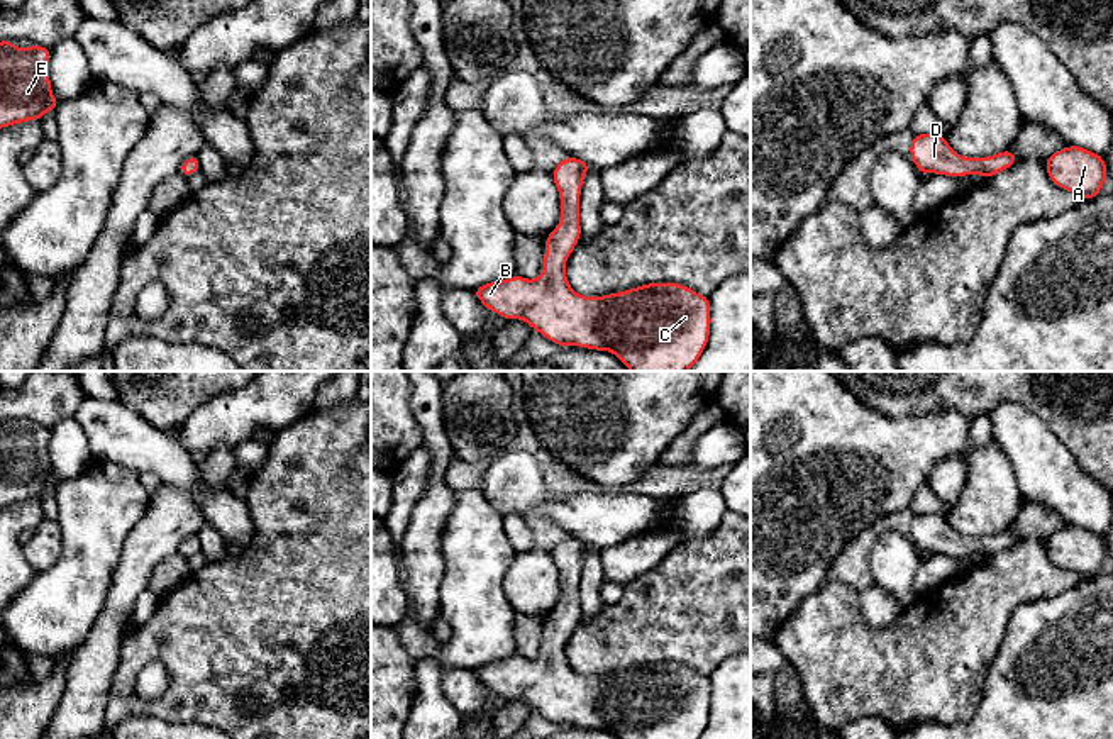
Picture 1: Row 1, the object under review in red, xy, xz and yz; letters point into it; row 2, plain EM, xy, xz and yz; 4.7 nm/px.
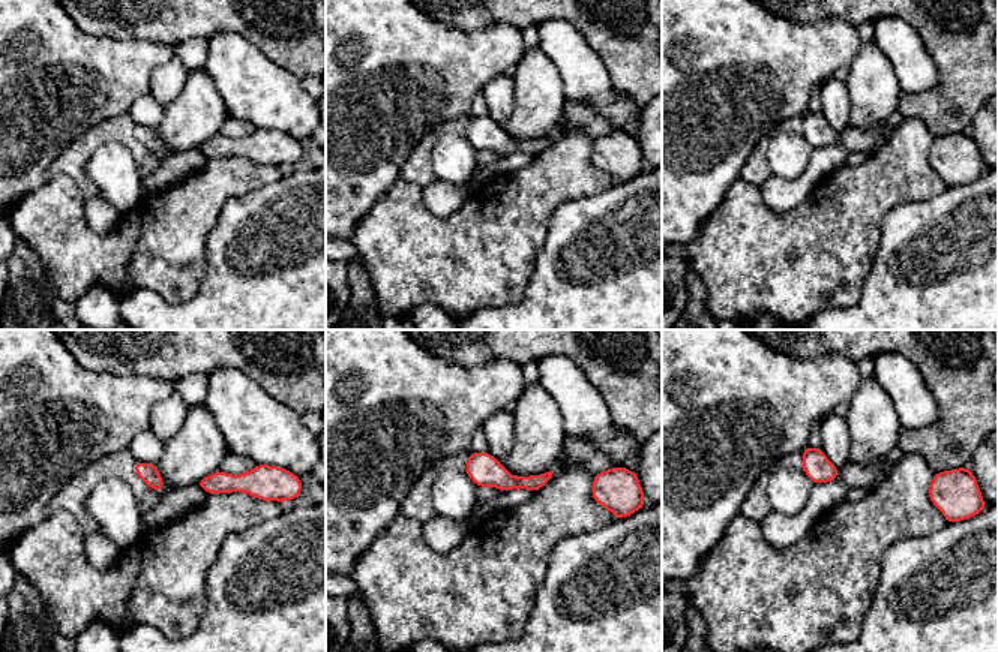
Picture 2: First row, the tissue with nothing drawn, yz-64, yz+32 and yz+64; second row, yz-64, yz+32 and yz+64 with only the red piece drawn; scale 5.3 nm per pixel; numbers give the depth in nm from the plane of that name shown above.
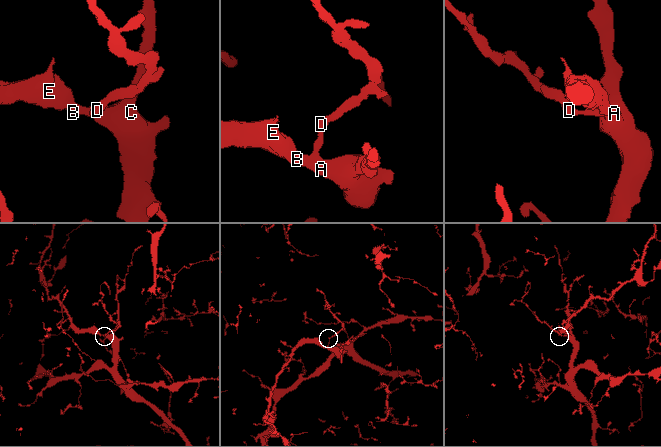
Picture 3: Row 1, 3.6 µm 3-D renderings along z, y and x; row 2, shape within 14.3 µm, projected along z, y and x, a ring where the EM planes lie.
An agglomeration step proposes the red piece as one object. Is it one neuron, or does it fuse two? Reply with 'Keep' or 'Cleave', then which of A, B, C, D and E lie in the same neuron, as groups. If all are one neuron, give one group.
Keep. Groups: A B C D E

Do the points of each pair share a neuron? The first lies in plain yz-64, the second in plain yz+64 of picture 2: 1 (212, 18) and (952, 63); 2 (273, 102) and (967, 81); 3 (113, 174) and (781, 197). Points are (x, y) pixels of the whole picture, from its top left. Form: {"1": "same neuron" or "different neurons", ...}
{"1": "same neuron", "2": "different neurons", "3": "different neurons"}

